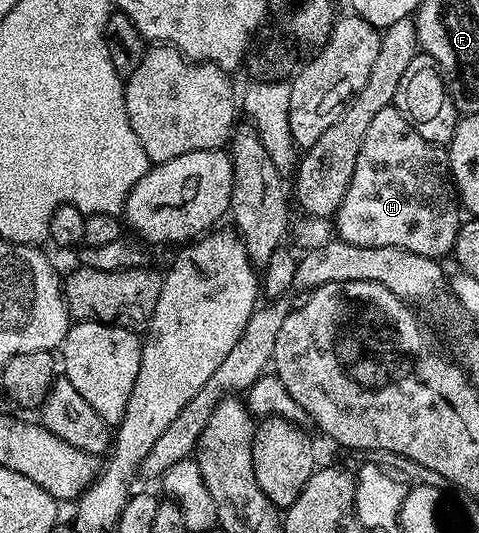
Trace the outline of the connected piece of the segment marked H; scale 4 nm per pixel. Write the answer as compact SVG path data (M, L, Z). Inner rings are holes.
M394 105L381 109L381 113L377 113L377 117L373 117L369 129L365 129L365 141L361 141L361 153L357 153L357 165L353 169L353 177L349 181L349 189L345 193L345 197L341 201L341 205L335 210L333 222L337 230L338 238L345 243L352 243L361 247L396 247L397 249L405 249L409 253L421 253L430 259L439 259L443 255L450 256L455 250L455 242L457 241L457 233L461 222L461 204L457 198L457 192L453 186L453 180L449 174L449 163L438 146L429 141L425 141L425 137L421 137L421 133L417 133L417 129L413 129L413 125L409 125L409 121L404 117Z

